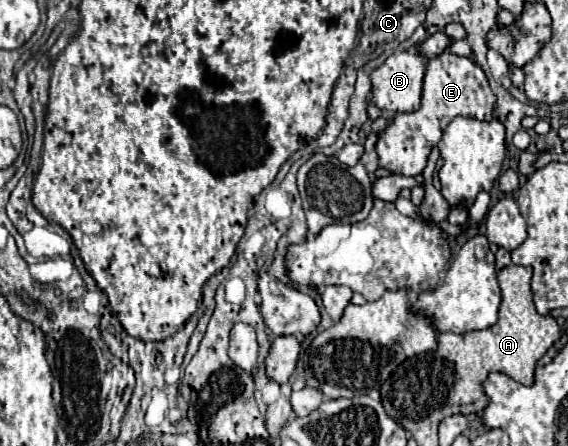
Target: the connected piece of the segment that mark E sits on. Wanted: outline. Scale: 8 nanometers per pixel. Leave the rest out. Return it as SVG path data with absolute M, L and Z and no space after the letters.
M445 51L443 55L429 59L427 63L421 107L415 113L403 113L403 115L397 113L393 123L381 133L375 145L379 165L391 173L417 177L423 173L427 157L431 149L439 143L449 121L453 121L457 115L473 117L479 121L491 121L493 109L495 109L495 95L481 67L467 57L459 57L453 55L451 51Z

